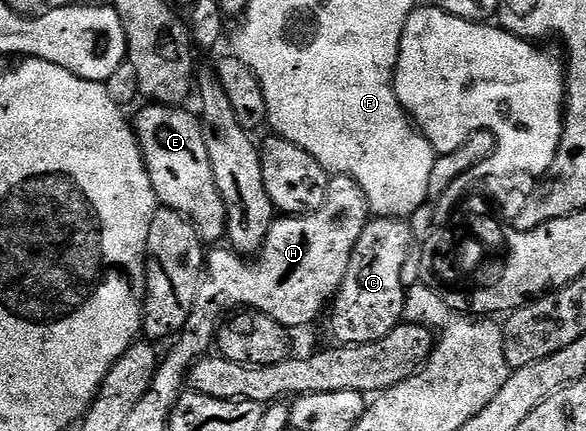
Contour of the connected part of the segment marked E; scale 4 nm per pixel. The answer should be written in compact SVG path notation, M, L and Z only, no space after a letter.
M154 103L144 106L133 117L133 128L158 204L165 209L179 210L195 226L203 242L222 242L227 236L227 212L213 179L213 163L209 151L205 151L205 135L198 116L194 112L186 113L183 107Z

